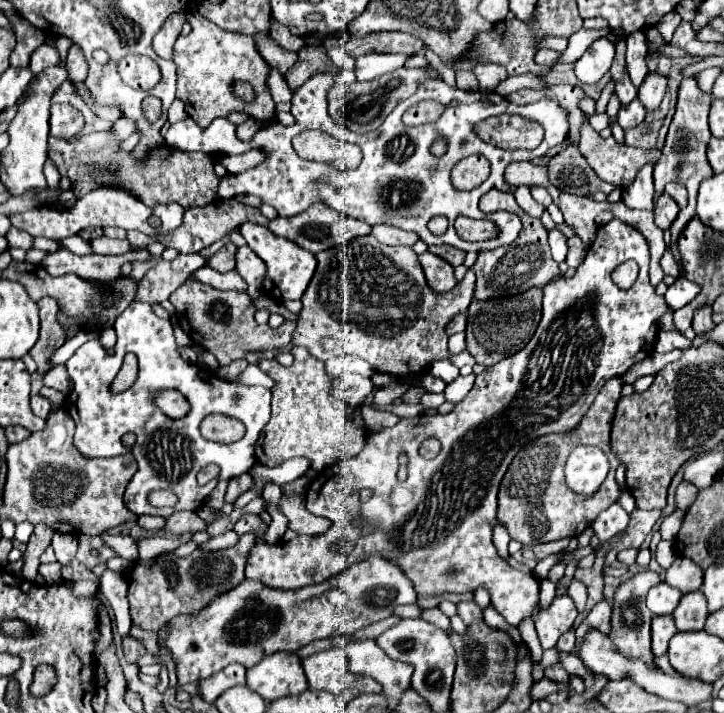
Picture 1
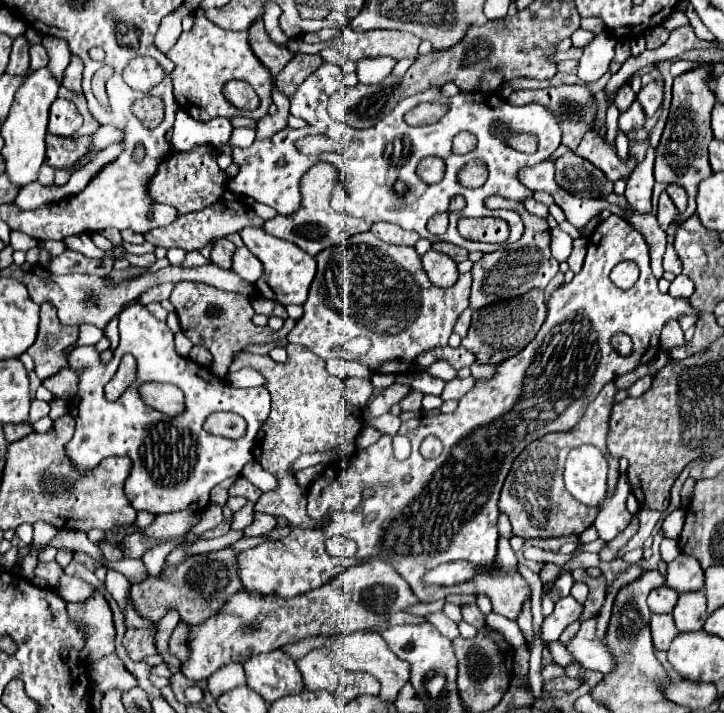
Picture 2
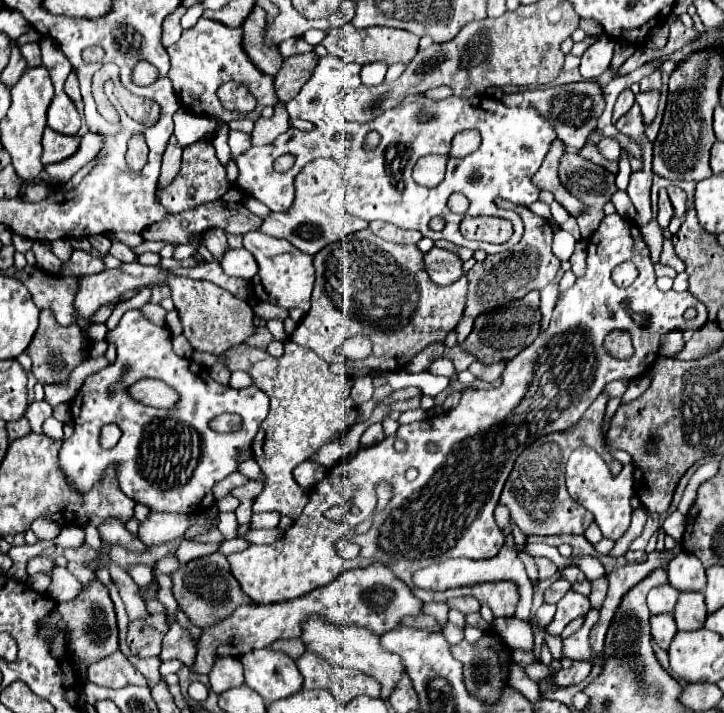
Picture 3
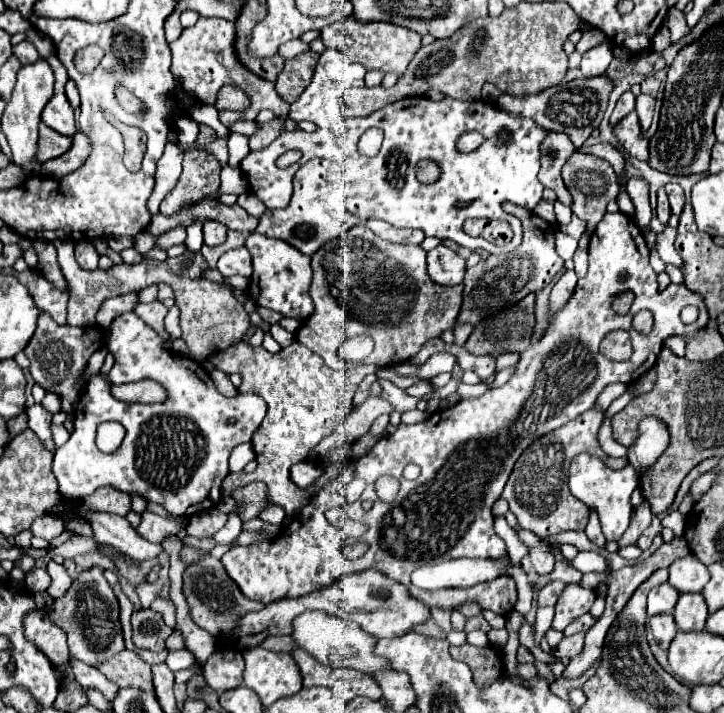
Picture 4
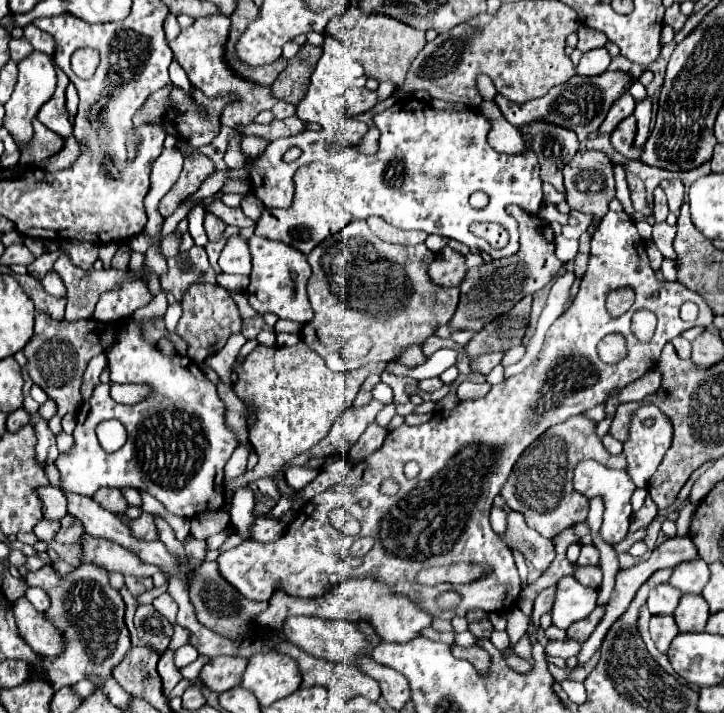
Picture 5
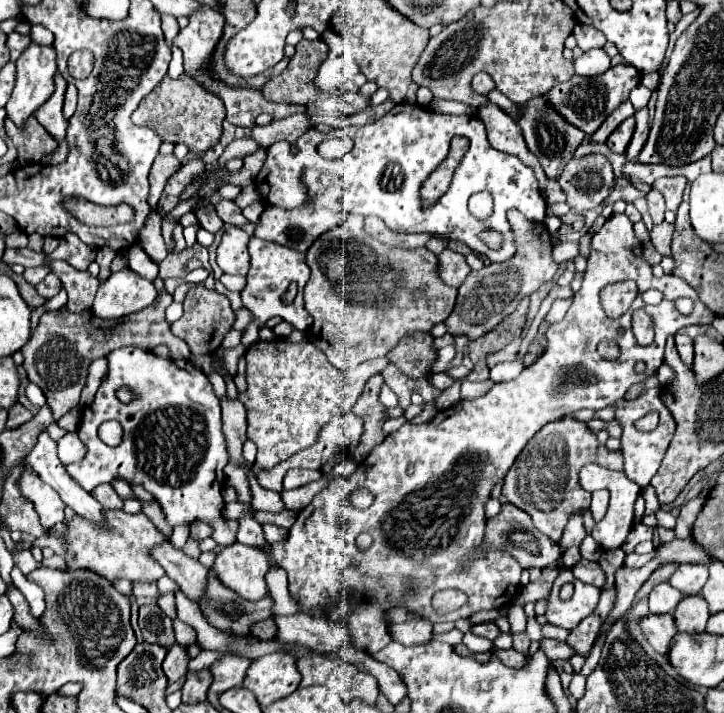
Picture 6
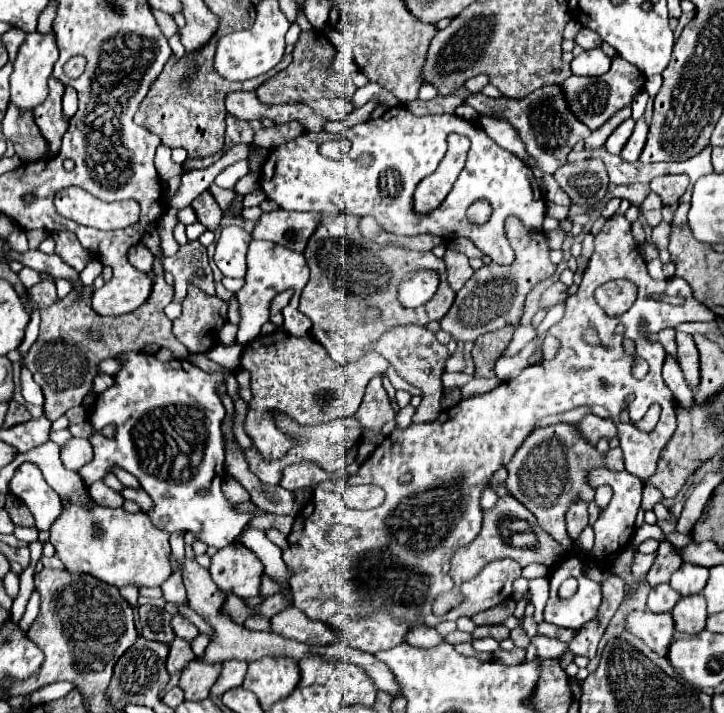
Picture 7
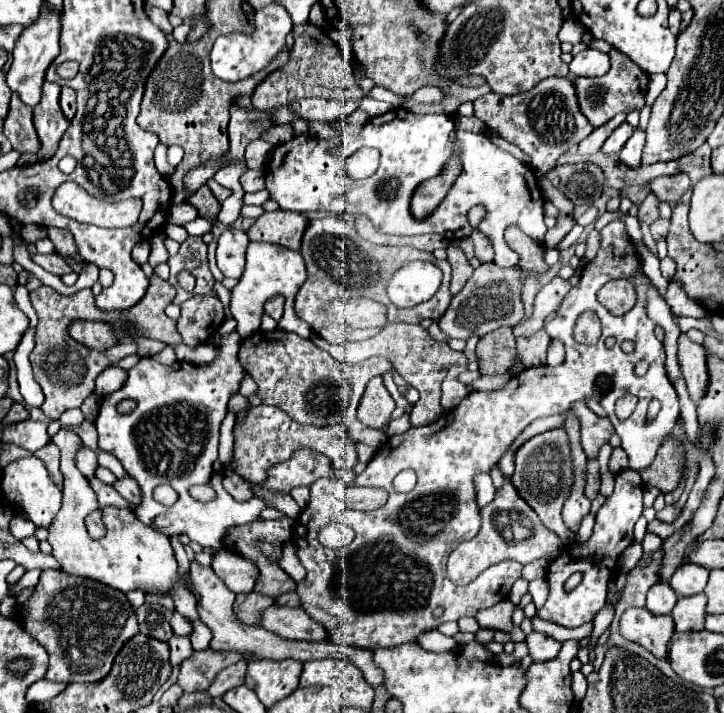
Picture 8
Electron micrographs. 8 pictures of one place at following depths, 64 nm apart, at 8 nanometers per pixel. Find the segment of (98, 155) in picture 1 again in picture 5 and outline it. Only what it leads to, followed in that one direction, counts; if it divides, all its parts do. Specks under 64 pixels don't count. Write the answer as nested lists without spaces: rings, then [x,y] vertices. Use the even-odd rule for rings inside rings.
[[[34,120],[34,138],[30,142],[30,146],[26,148],[26,152],[20,156],[20,164],[22,166],[40,166],[42,160],[58,154],[64,146],[64,138],[60,138],[58,134],[54,134],[52,130],[48,130],[42,122]],[[200,152],[186,154],[184,156],[184,170],[182,170],[178,182],[160,202],[160,214],[164,218],[168,218],[188,196],[192,196],[202,186],[202,182],[212,172],[214,172],[214,162],[208,156],[204,156]]]

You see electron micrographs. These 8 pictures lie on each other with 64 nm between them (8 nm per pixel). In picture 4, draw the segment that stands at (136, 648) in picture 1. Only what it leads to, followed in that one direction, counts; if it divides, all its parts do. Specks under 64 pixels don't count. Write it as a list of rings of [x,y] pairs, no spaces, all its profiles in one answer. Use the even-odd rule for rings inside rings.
[[[150,608],[132,614],[132,640],[136,648],[160,652],[164,650],[166,638],[170,634],[172,634],[172,628],[164,624],[162,614]]]

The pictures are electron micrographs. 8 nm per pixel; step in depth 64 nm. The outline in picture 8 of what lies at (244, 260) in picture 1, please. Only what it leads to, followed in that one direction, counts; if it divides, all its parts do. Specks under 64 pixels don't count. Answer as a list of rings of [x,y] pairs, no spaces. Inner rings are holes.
[[[228,226],[222,236],[218,238],[216,248],[216,262],[224,276],[228,278],[240,278],[244,270],[244,254],[248,248],[248,234],[244,230],[236,230],[234,226]]]

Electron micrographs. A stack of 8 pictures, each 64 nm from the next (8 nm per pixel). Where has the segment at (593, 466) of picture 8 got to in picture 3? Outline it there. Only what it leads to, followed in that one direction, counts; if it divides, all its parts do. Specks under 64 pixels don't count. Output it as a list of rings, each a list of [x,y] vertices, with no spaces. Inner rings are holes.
[[[602,392],[594,406],[586,410],[586,414],[578,420],[578,426],[568,428],[566,432],[554,432],[538,438],[534,444],[530,444],[516,460],[510,478],[504,484],[500,504],[504,504],[510,510],[510,518],[514,524],[526,534],[538,534],[538,536],[552,536],[552,534],[584,534],[584,530],[594,522],[594,516],[578,504],[574,498],[570,498],[566,484],[564,484],[564,468],[568,454],[578,446],[590,446],[594,448],[602,458],[606,456],[608,468],[613,476],[622,470],[622,464],[610,456],[610,452],[604,448],[602,438],[602,423],[606,416],[606,402],[608,394]],[[616,468],[616,475],[612,470]]]

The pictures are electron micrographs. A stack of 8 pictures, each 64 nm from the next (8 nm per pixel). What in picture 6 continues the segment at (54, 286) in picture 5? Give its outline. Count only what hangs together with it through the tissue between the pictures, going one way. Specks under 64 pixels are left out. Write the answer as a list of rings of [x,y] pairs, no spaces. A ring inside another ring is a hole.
[[[50,272],[38,286],[36,286],[36,290],[40,292],[40,296],[44,296],[44,298],[52,298],[52,296],[56,296],[58,292],[60,292],[60,280],[56,278],[56,274],[54,272]]]

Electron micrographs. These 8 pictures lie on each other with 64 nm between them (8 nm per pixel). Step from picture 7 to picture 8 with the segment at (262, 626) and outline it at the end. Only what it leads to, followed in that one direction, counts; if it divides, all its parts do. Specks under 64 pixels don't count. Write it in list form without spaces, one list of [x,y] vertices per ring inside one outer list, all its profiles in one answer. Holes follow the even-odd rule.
[[[256,592],[250,594],[238,594],[236,596],[236,604],[234,604],[234,612],[238,616],[238,620],[242,624],[248,626],[258,626],[260,622],[260,614],[264,608],[268,608],[272,604],[272,600],[268,596],[260,596]]]

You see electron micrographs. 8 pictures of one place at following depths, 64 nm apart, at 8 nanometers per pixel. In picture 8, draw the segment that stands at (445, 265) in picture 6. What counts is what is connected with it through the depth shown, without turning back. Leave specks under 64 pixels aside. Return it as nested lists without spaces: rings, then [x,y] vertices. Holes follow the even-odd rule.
[[[448,246],[448,258],[446,258],[446,260],[448,260],[450,266],[452,266],[450,292],[452,292],[452,294],[458,294],[458,292],[464,288],[466,280],[470,278],[470,274],[474,272],[474,268],[468,264],[464,252],[462,252],[460,248],[456,248],[456,246]]]

